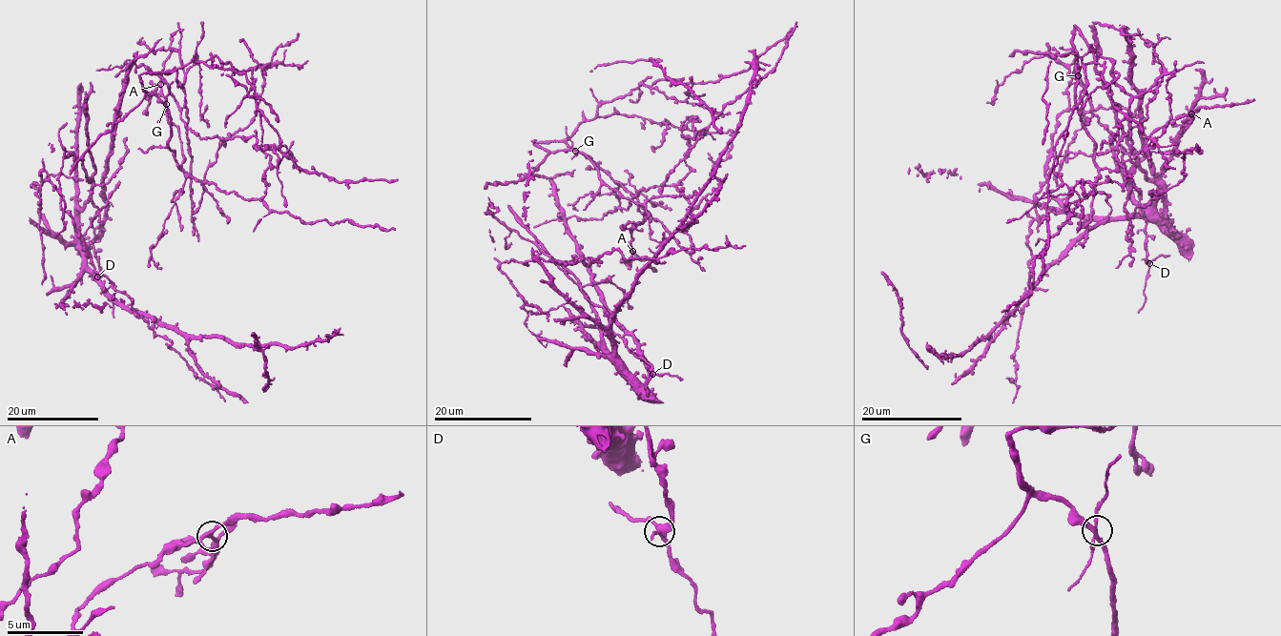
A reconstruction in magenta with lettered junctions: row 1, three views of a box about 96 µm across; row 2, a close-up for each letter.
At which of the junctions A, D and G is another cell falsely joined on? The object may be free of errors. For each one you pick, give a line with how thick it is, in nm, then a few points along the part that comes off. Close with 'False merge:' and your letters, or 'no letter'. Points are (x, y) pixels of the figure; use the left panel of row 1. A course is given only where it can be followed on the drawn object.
G: calibre 240 nm; course (166, 104), (169, 86), (174, 82)
False merge: G

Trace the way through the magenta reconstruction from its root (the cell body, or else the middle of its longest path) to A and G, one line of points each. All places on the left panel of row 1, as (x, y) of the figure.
A: (186, 126), (202, 138), (254, 136), (270, 162), (261, 197), (221, 192), (182, 170), (160, 84)
G: (186, 126), (202, 138), (254, 136), (270, 162), (261, 197), (221, 192), (180, 169), (168, 144), (166, 104)

